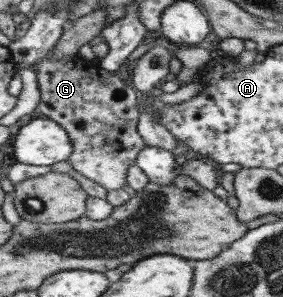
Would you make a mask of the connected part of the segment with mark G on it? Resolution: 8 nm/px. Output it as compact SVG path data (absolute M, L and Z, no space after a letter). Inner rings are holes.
M53 49L37 64L38 83L41 89L38 109L44 117L53 119L68 131L71 141L74 142L74 153L70 158L74 170L104 186L108 191L121 190L125 184L128 184L129 168L136 164L139 152L145 150L146 142L137 132L137 122L141 116L141 112L137 110L139 92L125 79L119 77L119 74L102 67L101 63L77 56L70 60L68 58L56 60L51 52Z

